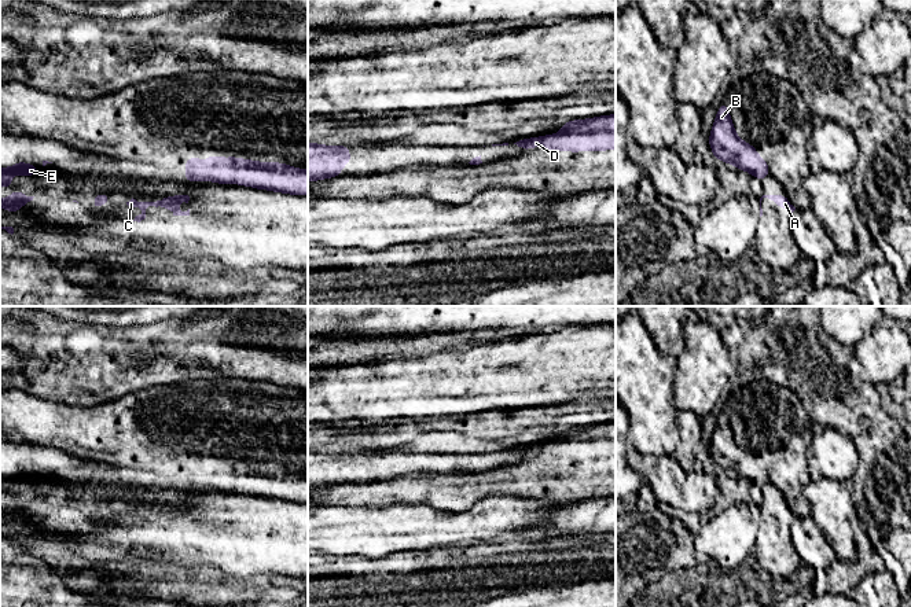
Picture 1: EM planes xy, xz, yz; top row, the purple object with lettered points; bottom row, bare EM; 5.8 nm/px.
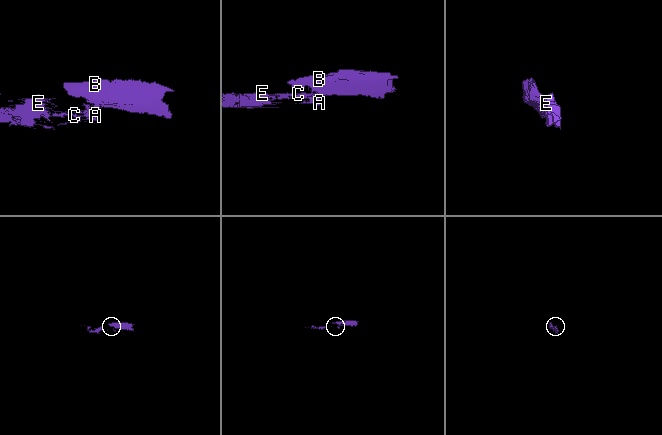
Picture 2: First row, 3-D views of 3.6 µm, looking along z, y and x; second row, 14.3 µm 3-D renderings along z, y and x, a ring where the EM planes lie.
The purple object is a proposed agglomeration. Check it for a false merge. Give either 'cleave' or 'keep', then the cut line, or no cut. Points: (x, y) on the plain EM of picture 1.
cleave; cut in xy along (186, 485), (198, 486)

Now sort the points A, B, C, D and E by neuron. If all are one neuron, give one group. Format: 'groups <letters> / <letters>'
groups A C E / B D

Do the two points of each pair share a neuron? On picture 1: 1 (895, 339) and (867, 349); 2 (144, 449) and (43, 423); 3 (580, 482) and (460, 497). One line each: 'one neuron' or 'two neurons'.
1: one neuron
2: one neuron
3: one neuron

